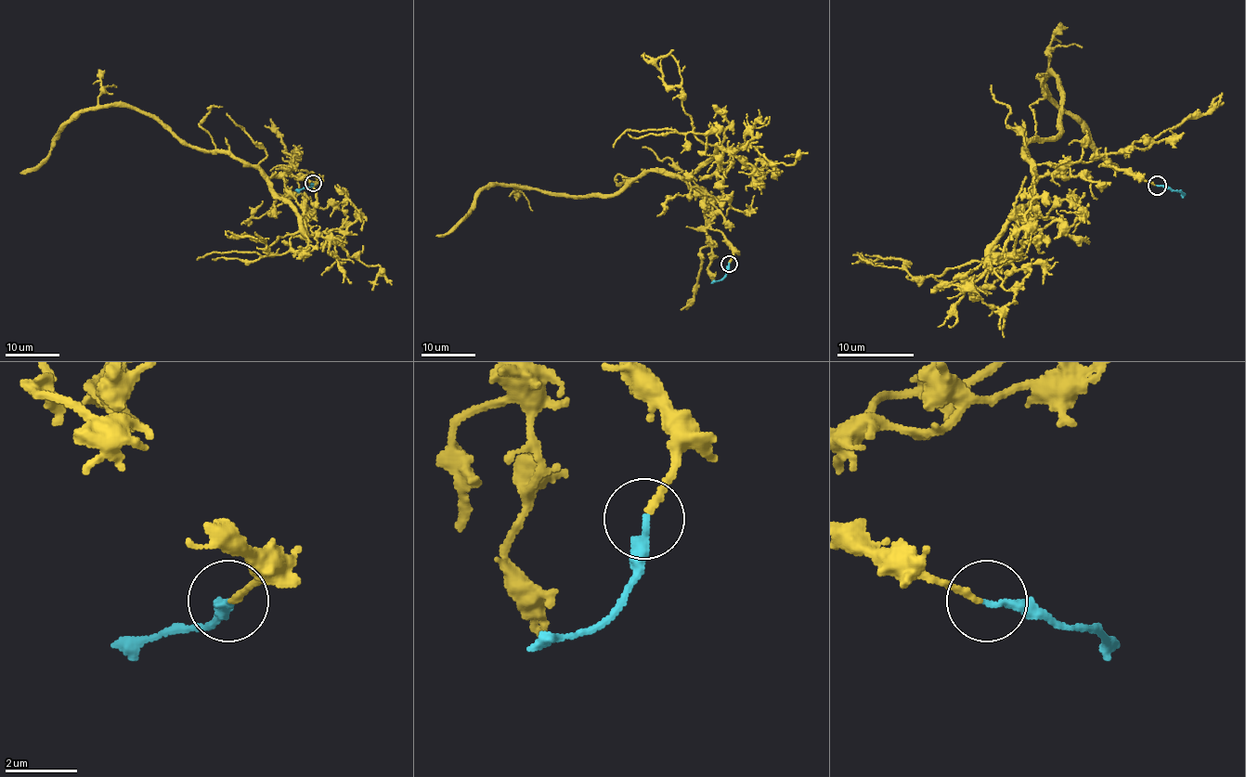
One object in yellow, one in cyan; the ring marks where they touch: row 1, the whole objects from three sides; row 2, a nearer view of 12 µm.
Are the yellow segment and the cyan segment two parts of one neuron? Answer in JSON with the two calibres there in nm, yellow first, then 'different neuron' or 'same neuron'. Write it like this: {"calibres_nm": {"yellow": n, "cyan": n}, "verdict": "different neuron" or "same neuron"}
{"calibres_nm": {"yellow": 180, "cyan": 200}, "verdict": "same neuron"}

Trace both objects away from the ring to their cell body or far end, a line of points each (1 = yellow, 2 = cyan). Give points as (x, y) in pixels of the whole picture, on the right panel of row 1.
1: (1156, 185), (1105, 156), (1035, 173), (1026, 146), (1058, 133), (1060, 90), (1044, 79), (1118, 169)
2: (1156, 185), (1186, 194)

